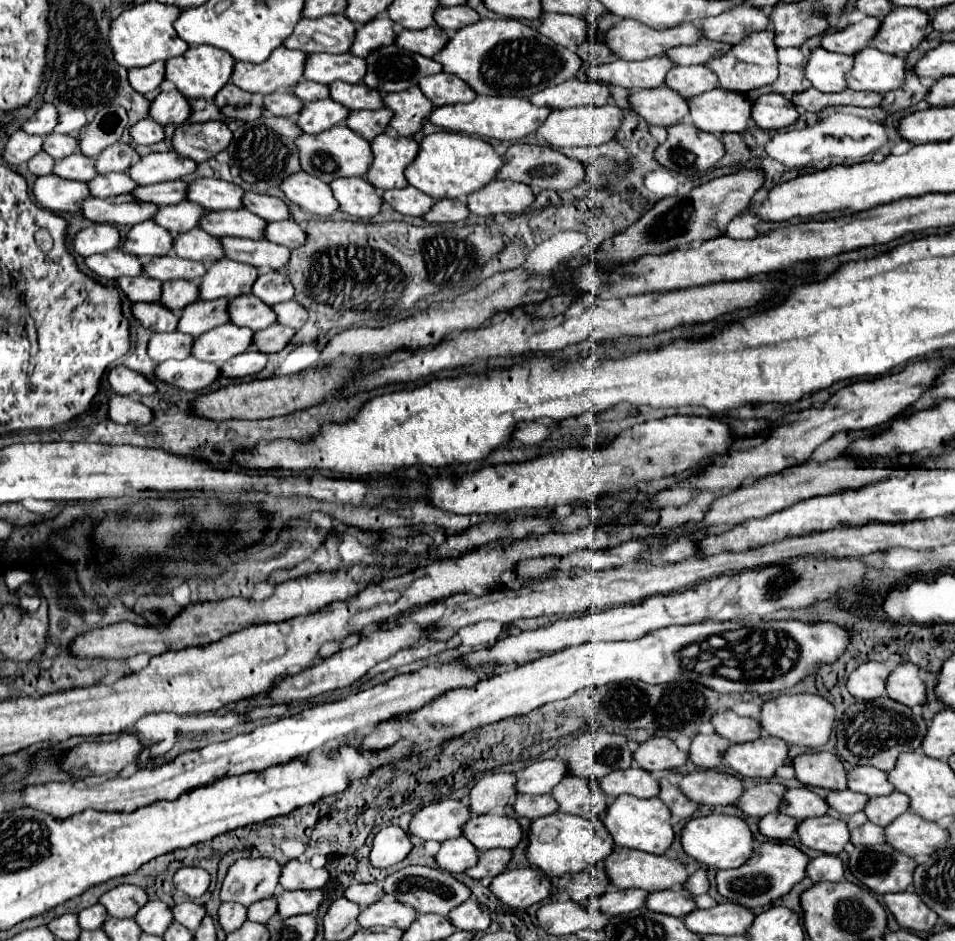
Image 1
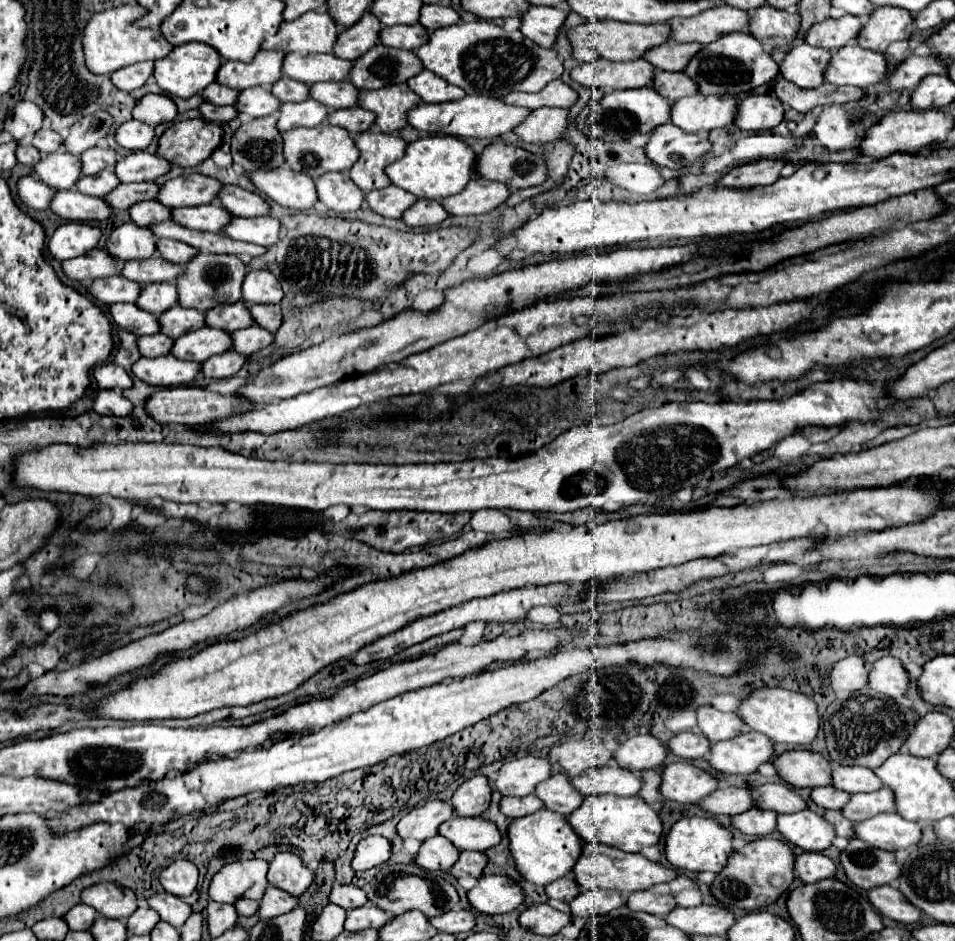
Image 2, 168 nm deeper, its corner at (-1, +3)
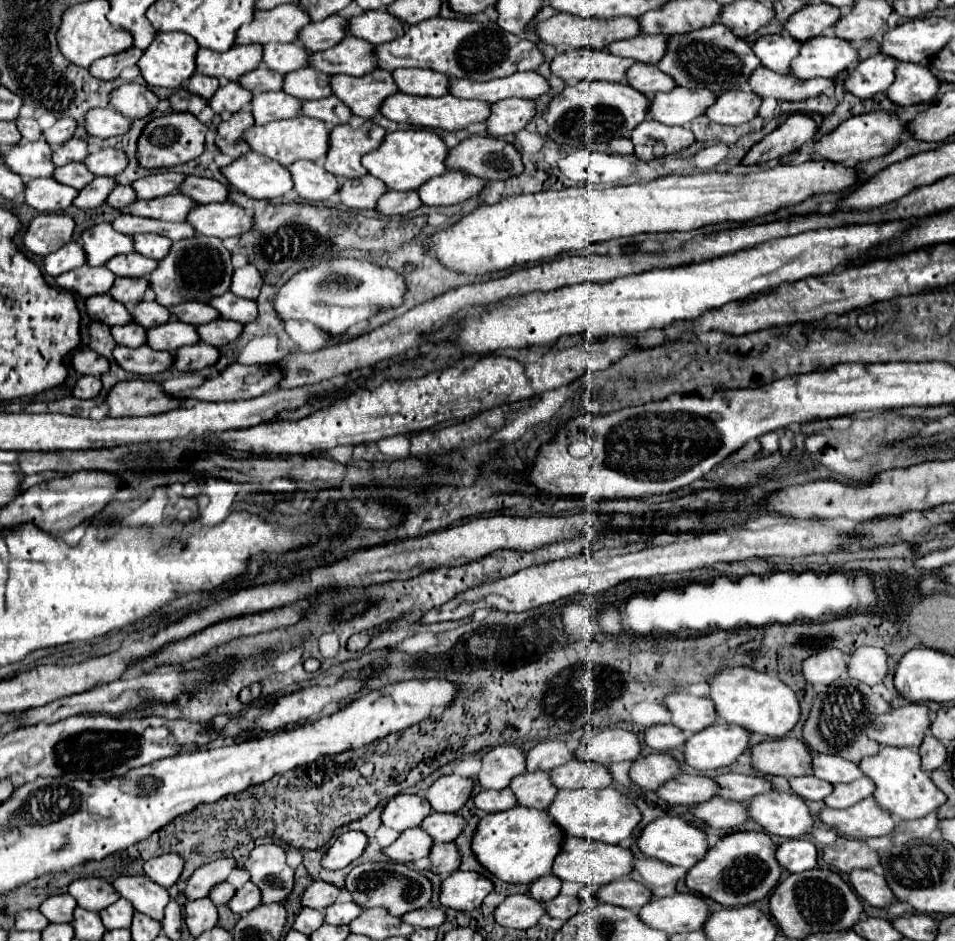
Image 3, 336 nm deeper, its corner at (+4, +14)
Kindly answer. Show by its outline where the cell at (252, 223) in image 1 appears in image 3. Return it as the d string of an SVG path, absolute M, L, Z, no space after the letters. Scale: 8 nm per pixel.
M171 193L165 197L149 199L149 201L135 201L135 205L129 205L127 209L121 209L123 213L153 217L161 221L187 221L187 215L191 209L195 209L199 203L183 193Z

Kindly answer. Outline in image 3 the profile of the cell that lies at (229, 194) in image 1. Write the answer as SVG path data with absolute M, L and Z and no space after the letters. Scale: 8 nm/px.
M161 171L143 179L137 179L133 183L133 189L137 193L139 199L155 199L155 197L163 197L169 195L173 191L179 189L179 185L183 185L183 181L187 179L185 173L175 173L175 171Z

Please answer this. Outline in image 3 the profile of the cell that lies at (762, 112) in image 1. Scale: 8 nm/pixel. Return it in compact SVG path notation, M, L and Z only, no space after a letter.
M735 89L719 95L705 115L721 125L741 125L755 119L759 115L759 107L761 97L757 93Z

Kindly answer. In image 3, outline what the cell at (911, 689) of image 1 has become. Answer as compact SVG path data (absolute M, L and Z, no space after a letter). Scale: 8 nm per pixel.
M859 647L849 657L849 675L861 683L877 685L887 677L887 653L879 647Z

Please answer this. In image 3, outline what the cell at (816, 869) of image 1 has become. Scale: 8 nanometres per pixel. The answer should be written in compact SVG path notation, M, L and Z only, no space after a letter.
M789 839L777 849L777 861L789 873L801 873L817 867L817 847L807 839Z

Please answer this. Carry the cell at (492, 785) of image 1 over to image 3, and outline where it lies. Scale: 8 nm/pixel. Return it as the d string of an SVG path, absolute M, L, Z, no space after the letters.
M445 775L439 777L427 791L427 801L439 813L457 813L469 799L473 781L469 777Z

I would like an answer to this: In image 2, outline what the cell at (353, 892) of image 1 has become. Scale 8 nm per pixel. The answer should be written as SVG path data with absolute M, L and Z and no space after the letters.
M334 884L332 892L328 894L328 900L332 904L338 904L344 910L352 910L352 908L360 908L368 902L368 898L364 896L362 888L356 886L344 886L344 884Z

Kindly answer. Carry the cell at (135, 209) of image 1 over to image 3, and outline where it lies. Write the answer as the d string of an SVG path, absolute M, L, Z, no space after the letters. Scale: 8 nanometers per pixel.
M55 179L29 181L25 187L25 201L37 211L65 211L73 205L73 199L79 195L75 187L63 185Z

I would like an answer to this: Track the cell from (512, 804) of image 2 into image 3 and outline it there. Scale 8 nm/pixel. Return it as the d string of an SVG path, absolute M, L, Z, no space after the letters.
M509 787L501 791L483 789L479 795L475 795L475 805L487 813L497 813L497 811L507 811L517 807L517 797Z

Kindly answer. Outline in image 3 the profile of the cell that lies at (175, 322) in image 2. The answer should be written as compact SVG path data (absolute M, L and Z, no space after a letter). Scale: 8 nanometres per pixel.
M141 301L137 303L131 313L135 313L135 323L143 325L145 329L151 329L155 325L163 325L165 321L169 321L171 313L167 307L161 307L155 301Z

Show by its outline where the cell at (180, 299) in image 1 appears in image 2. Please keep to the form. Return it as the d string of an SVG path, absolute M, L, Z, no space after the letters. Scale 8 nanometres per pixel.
M166 282L142 286L140 296L136 300L138 308L144 308L144 312L152 312L154 316L160 316L174 304L176 304L176 286Z

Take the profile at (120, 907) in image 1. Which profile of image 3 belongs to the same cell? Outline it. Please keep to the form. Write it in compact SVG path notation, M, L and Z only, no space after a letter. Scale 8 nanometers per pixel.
M99 877L77 879L69 885L69 895L75 897L77 905L89 911L103 911L119 899L117 889Z

